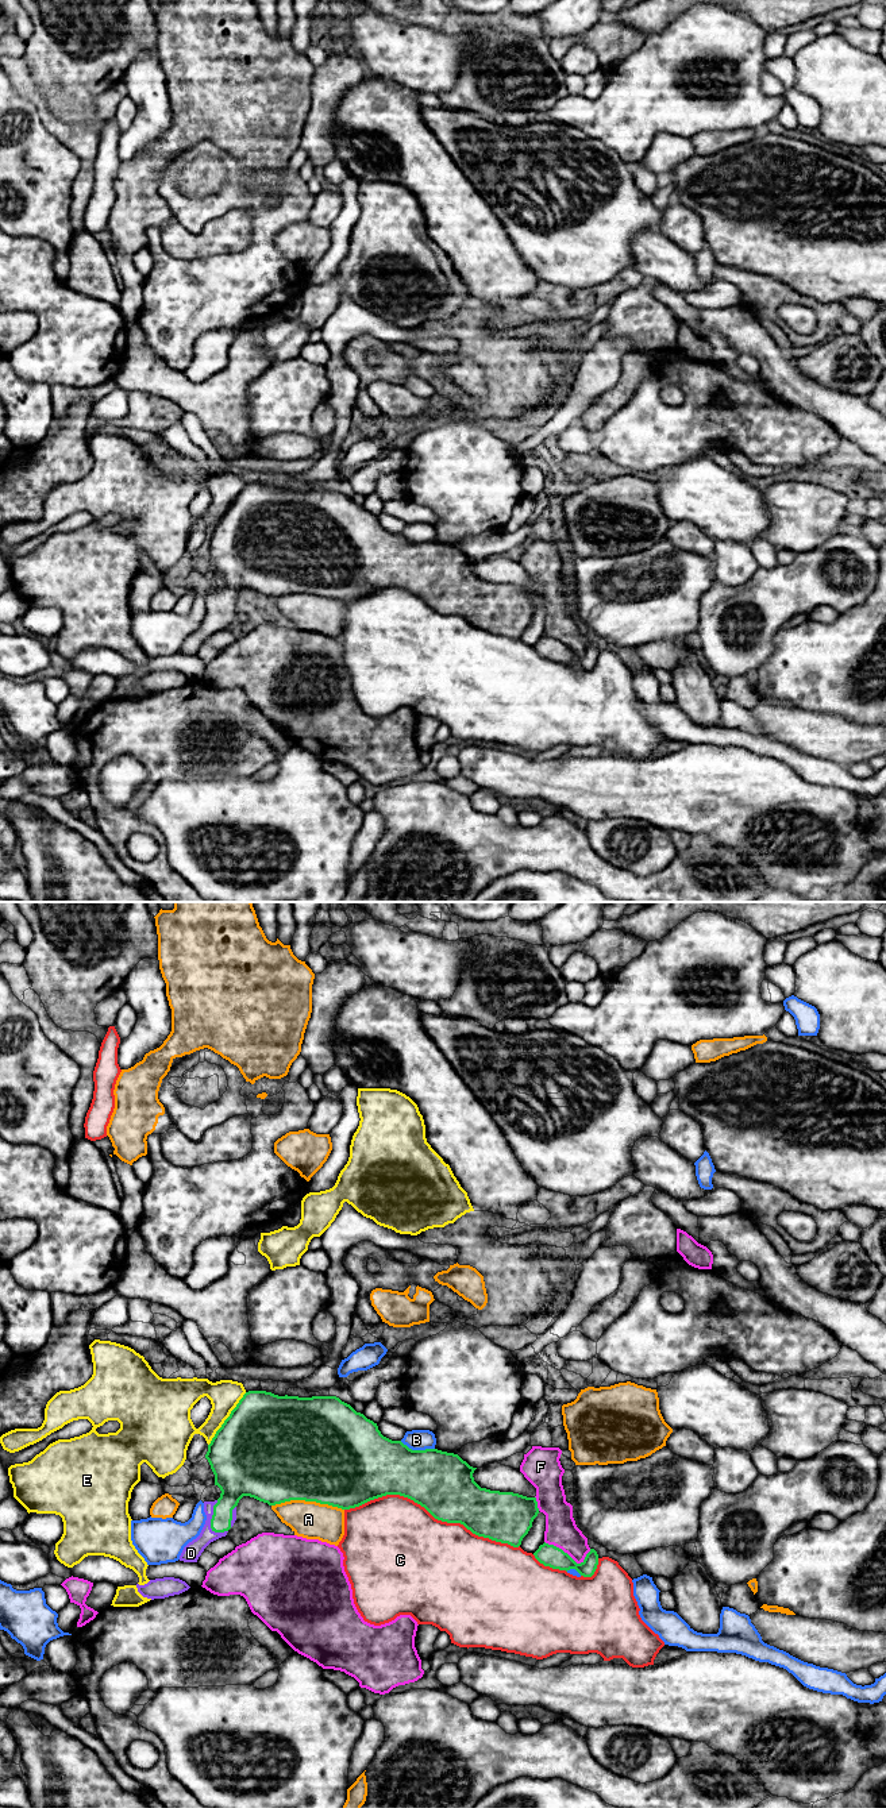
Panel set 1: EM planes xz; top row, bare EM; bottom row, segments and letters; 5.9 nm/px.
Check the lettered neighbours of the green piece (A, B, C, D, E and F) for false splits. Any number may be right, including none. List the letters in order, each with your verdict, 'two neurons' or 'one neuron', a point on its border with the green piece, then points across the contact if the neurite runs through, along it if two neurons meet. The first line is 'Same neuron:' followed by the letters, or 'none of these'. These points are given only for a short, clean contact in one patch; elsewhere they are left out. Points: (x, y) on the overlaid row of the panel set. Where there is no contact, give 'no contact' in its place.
Same neuron: D
A: two neurons | xz (308, 1500)
B: two neurons | xz (418, 1450)
C: two neurons | xz (432, 1515)
D: one neuron | xz (211, 1521) | across xz (234, 1485), (226, 1506), (211, 1521), (211, 1531), (191, 1553)
E: two neurons | xz (226, 1419)
F: two neurons | xz (567, 1554)

